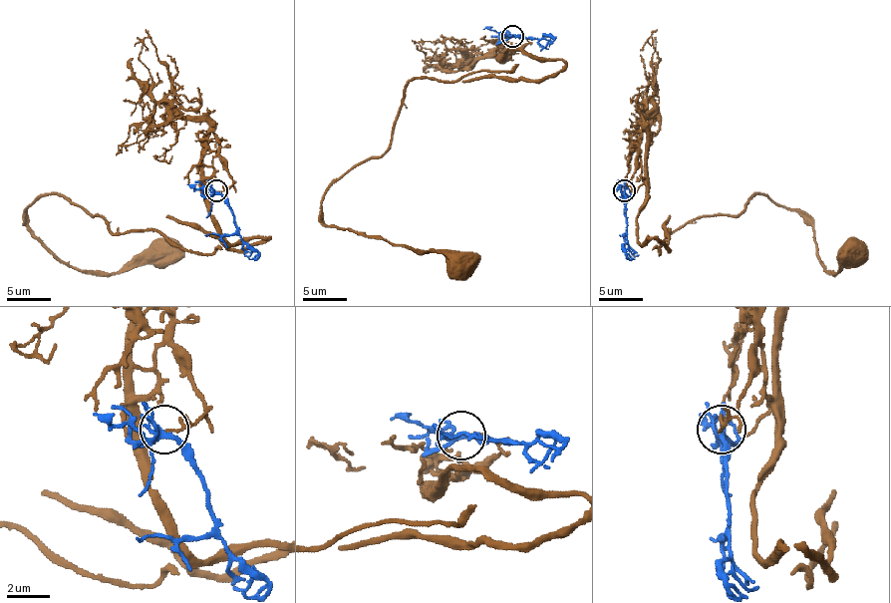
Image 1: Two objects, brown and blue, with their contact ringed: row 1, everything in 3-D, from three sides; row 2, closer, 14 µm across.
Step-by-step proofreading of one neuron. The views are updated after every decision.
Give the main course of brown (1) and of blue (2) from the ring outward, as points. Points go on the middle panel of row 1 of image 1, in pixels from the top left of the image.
1: (512, 35), (527, 42), (501, 59), (565, 66), (414, 79), (392, 145), (321, 202), (323, 224), (461, 263)
2: (512, 37), (538, 39), (545, 46), (550, 42), (543, 37)

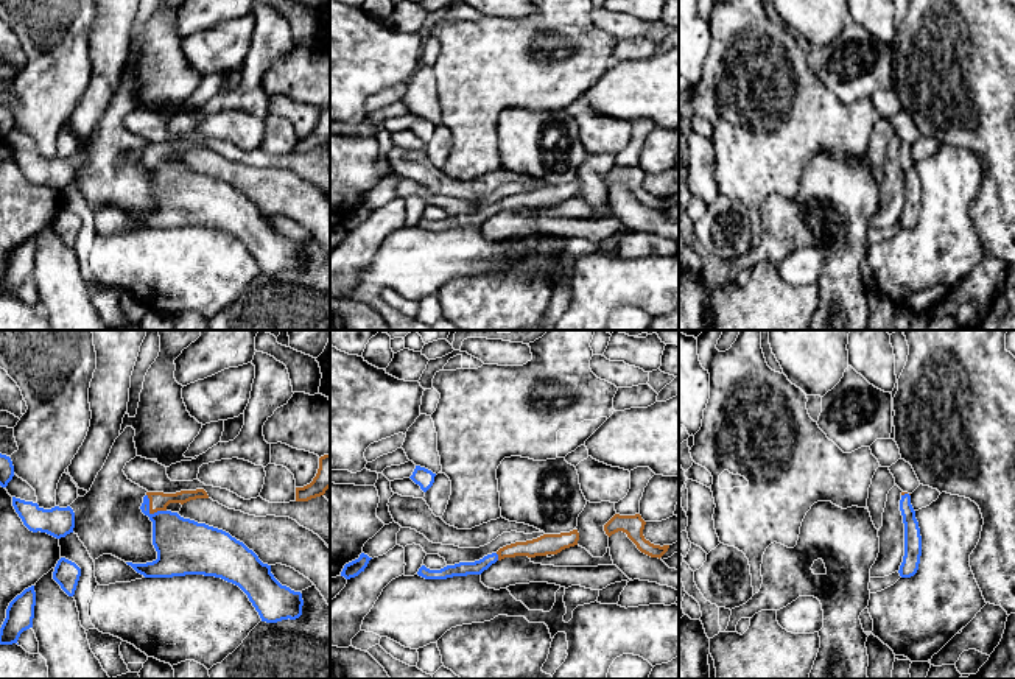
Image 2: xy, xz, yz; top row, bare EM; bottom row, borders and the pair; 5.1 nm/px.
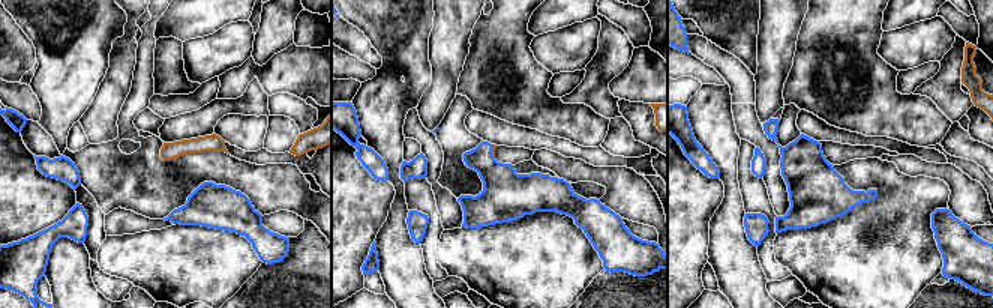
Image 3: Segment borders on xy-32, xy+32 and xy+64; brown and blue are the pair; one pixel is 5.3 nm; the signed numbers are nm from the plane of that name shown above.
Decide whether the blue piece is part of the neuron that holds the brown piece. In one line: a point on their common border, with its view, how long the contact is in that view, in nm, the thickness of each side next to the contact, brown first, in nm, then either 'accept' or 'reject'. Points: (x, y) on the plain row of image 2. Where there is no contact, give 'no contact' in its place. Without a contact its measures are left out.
contact xy (150, 162); length 140 nm; calibres 100 and 280 nm; accept

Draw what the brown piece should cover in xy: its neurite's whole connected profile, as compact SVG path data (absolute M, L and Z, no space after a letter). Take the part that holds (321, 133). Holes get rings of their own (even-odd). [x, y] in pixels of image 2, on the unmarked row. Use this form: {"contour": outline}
{"contour": "M330 106L319 109L319 120L313 132L304 139L296 139L296 153L308 153L321 148L330 139Z"}

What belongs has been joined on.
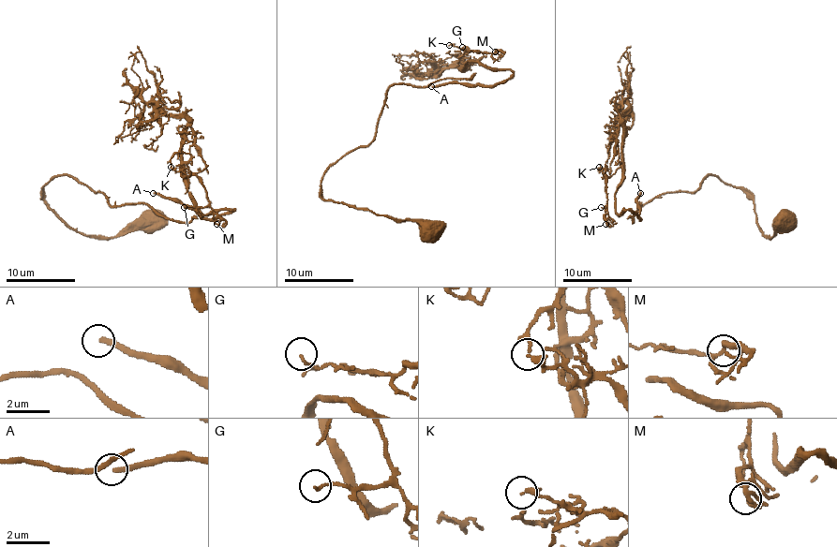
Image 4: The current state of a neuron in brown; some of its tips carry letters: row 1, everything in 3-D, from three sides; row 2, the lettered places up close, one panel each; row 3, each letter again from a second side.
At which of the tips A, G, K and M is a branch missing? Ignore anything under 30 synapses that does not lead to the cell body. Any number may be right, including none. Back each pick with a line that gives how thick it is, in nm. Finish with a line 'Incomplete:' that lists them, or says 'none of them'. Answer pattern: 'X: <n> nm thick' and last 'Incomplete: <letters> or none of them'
A: 240 nm thick
Incomplete: A

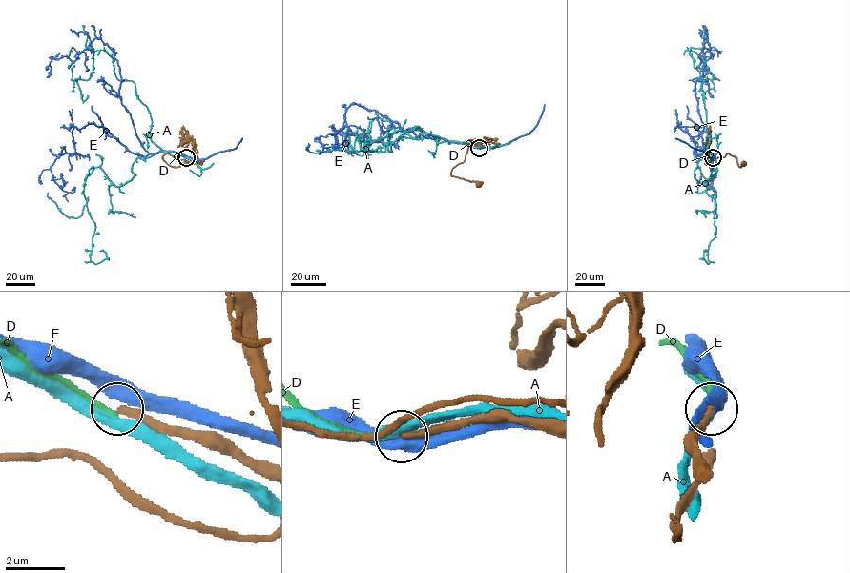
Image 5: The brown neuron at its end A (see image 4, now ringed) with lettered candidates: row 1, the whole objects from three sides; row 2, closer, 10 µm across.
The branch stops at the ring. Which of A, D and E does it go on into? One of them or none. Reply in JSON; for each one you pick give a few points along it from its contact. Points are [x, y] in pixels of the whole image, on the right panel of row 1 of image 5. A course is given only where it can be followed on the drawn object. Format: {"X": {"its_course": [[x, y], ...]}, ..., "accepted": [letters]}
{"accepted": []}

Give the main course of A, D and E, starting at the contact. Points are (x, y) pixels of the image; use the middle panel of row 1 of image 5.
A: (481, 147), (415, 127), (396, 131), (384, 152), (360, 148), (371, 152), (365, 142), (378, 138)
D: (479, 148), (463, 142)
E: (480, 148), (402, 130), (354, 103), (345, 112), (345, 138), (320, 153), (348, 151), (344, 138)

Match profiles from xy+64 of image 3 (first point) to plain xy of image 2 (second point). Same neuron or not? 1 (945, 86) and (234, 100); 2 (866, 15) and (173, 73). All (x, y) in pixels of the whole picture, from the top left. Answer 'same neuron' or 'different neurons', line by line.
1: same neuron
2: same neuron

